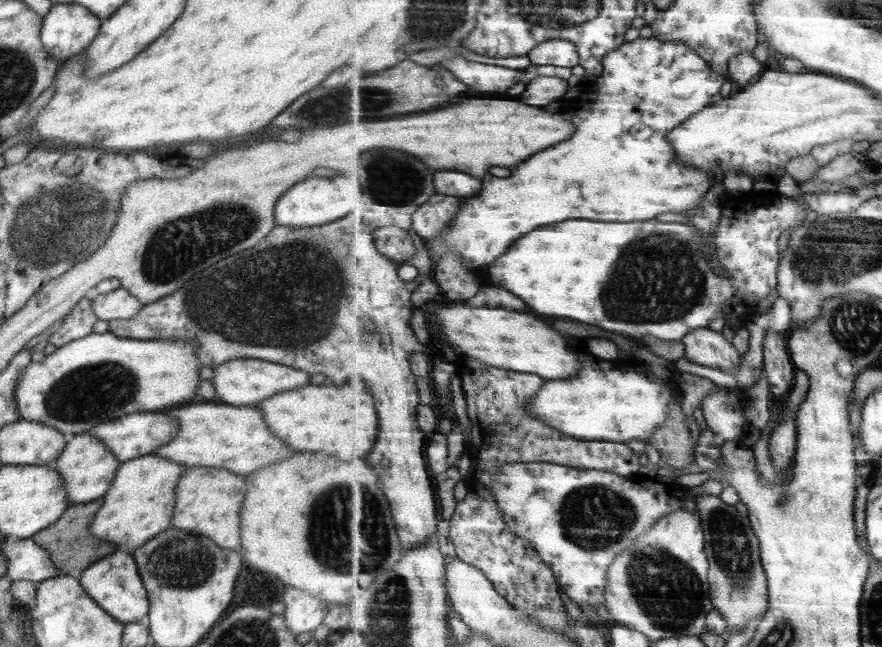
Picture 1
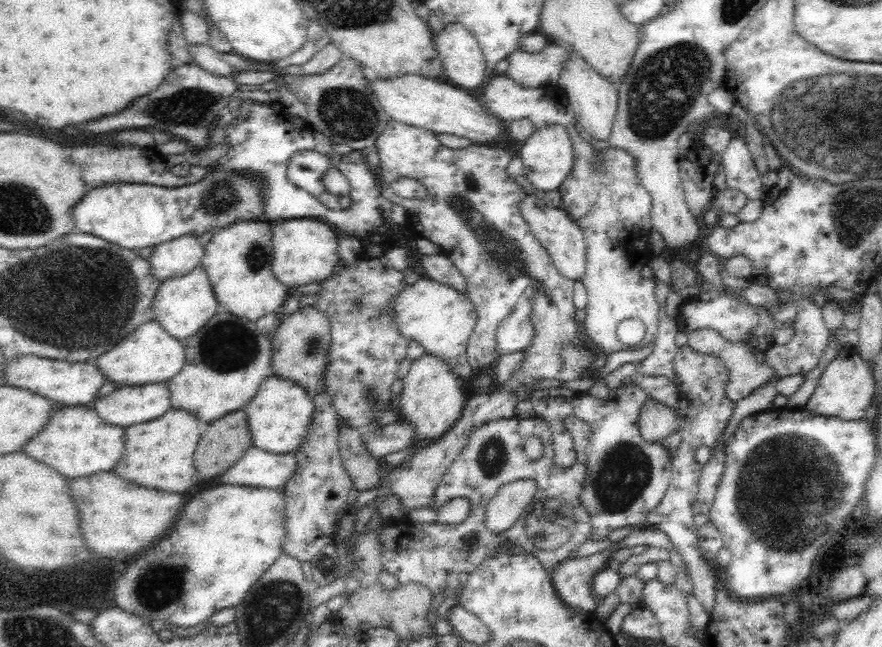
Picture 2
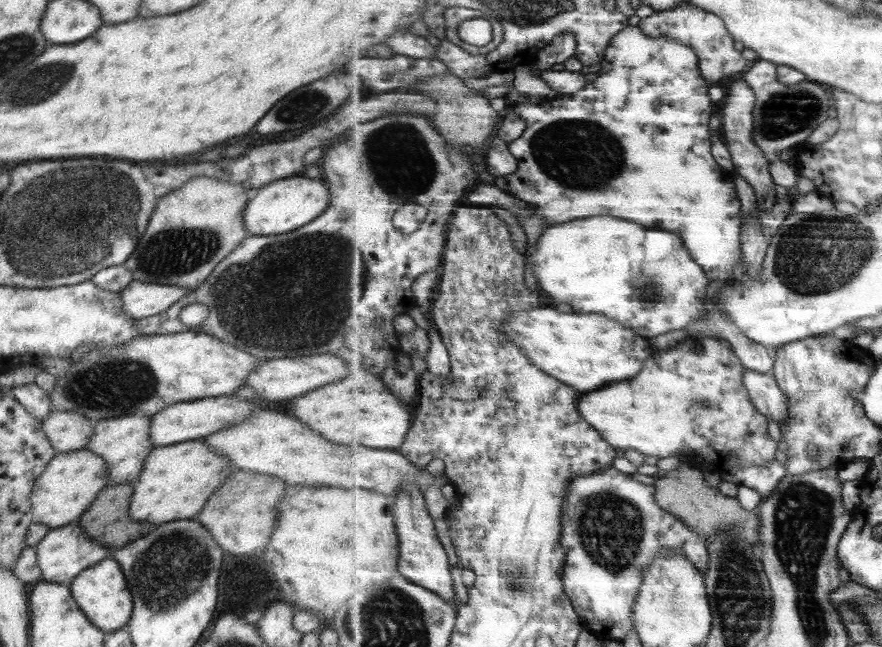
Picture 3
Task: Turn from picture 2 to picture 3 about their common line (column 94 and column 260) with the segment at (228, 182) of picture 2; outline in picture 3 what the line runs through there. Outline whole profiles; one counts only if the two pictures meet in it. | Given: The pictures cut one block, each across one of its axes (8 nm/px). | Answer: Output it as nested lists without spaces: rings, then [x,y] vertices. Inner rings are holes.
[[[303,174],[277,179],[251,192],[243,210],[243,226],[253,236],[291,232],[323,214],[327,203],[328,188],[323,179],[315,180]]]

